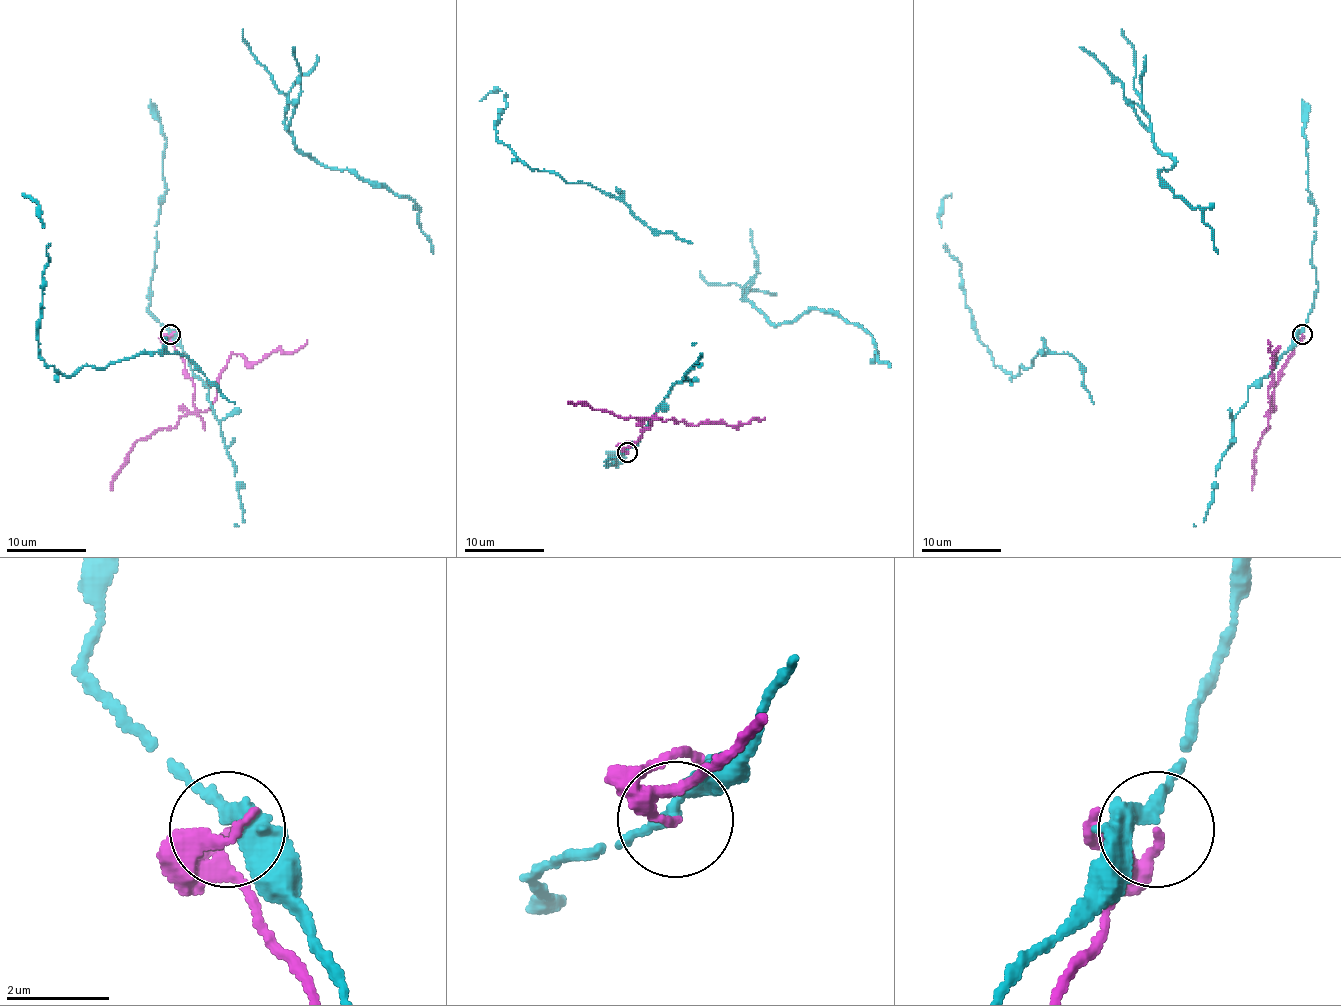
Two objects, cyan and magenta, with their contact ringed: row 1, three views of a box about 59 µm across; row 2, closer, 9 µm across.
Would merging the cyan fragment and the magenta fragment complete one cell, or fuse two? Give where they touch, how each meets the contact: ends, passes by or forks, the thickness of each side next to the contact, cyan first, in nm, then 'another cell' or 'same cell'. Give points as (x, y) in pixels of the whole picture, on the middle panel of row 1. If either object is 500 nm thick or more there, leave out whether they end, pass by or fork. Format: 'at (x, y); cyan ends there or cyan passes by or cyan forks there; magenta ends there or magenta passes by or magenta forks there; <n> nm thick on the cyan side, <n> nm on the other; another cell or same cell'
at (627, 452); cyan passes by; magenta ends there; 280 nm thick on the cyan side, 160 nm on the other; another cell

